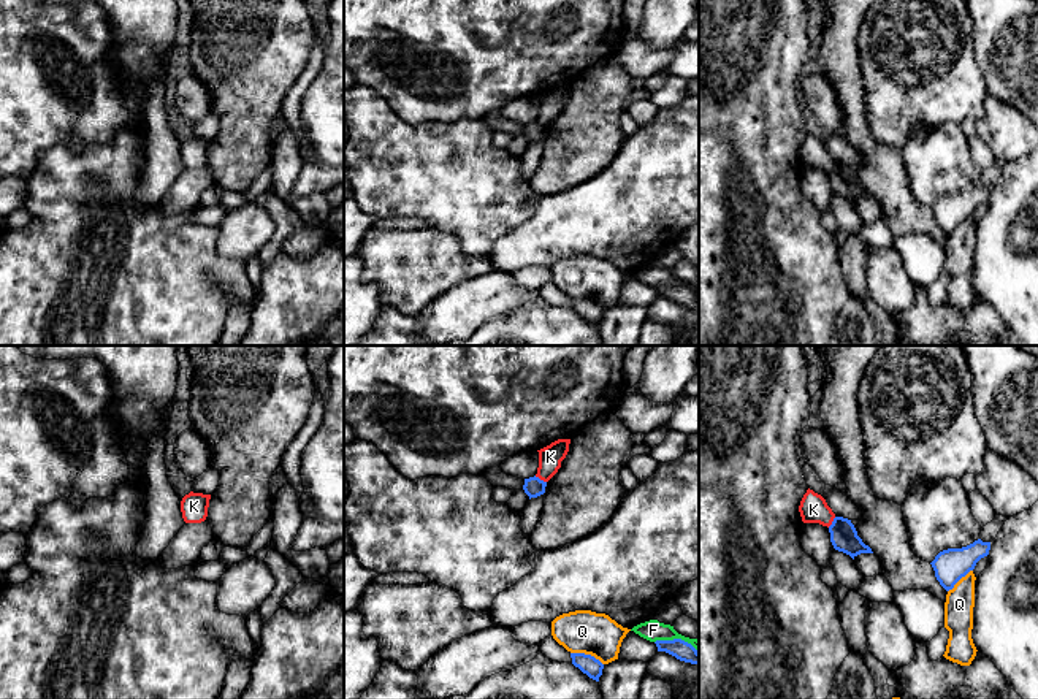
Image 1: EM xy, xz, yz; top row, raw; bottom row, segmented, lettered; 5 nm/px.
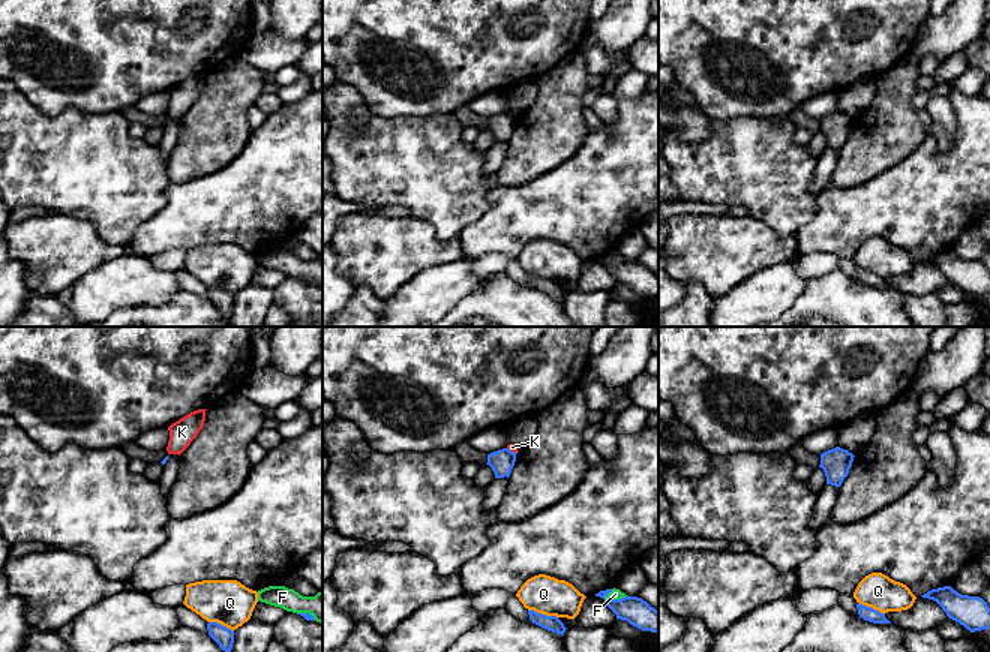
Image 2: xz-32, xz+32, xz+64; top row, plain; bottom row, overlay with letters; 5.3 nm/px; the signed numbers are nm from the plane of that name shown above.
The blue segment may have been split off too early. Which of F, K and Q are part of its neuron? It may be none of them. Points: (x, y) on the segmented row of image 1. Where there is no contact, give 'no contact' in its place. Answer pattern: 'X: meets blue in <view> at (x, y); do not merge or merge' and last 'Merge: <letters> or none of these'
F: meets blue in xz at (677, 639); do not merge
K: meets blue in xz at (539, 479); do not merge
Q: meets blue in xz at (587, 655); do not merge
Merge: none of these

